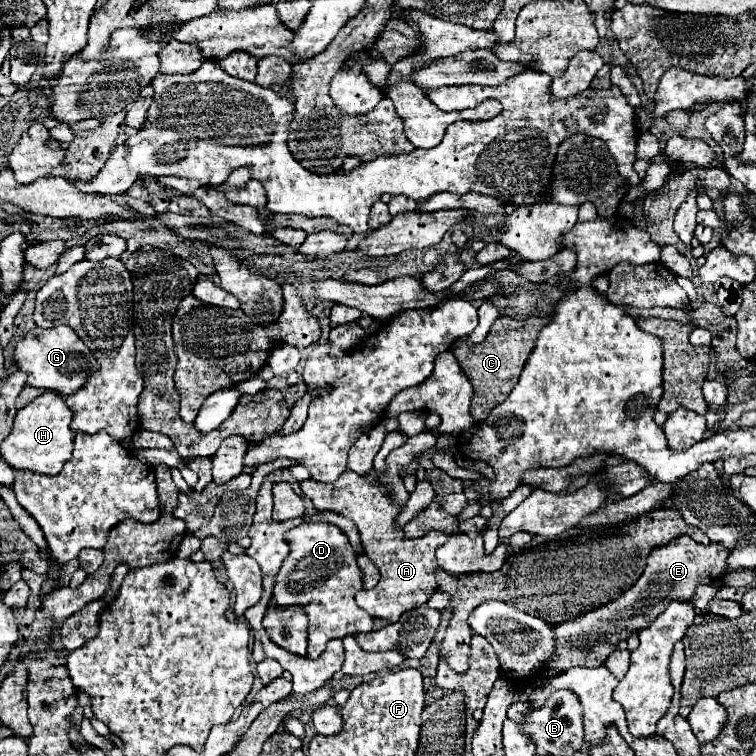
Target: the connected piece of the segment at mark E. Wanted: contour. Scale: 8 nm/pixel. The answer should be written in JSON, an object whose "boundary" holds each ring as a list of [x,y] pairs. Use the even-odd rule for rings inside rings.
{"boundary":[[[681,535],[667,545],[655,547],[647,557],[643,575],[621,597],[581,617],[557,625],[555,629],[557,659],[551,659],[545,665],[545,669],[567,671],[571,667],[603,665],[605,659],[613,653],[617,641],[623,641],[627,639],[627,635],[653,623],[653,619],[657,619],[657,615],[661,615],[667,609],[671,599],[689,601],[699,583],[715,583],[715,579],[719,579],[727,567],[727,557],[729,557],[729,549],[717,543],[709,543],[709,545],[697,543],[689,535]]]}

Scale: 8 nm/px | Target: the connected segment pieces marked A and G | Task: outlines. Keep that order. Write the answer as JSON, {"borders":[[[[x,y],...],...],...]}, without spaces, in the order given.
{"borders":[[[[343,471],[333,485],[315,483],[311,479],[301,481],[301,489],[313,501],[317,511],[339,513],[343,517],[349,517],[357,525],[365,555],[373,559],[375,567],[381,573],[377,587],[356,594],[355,602],[361,609],[365,609],[373,617],[397,621],[405,611],[423,605],[433,595],[437,587],[437,579],[433,575],[433,571],[437,569],[435,549],[447,541],[447,533],[431,531],[417,541],[405,539],[403,529],[393,527],[393,515],[397,515],[401,507],[393,507],[381,487],[353,471]]],[[[57,325],[53,329],[43,329],[43,327],[33,327],[15,347],[13,359],[17,361],[21,371],[29,373],[27,383],[31,387],[41,387],[41,389],[51,389],[59,391],[63,397],[79,391],[89,375],[93,375],[99,367],[95,355],[87,349],[87,345],[77,337],[77,333],[67,327],[67,325]]]]}

